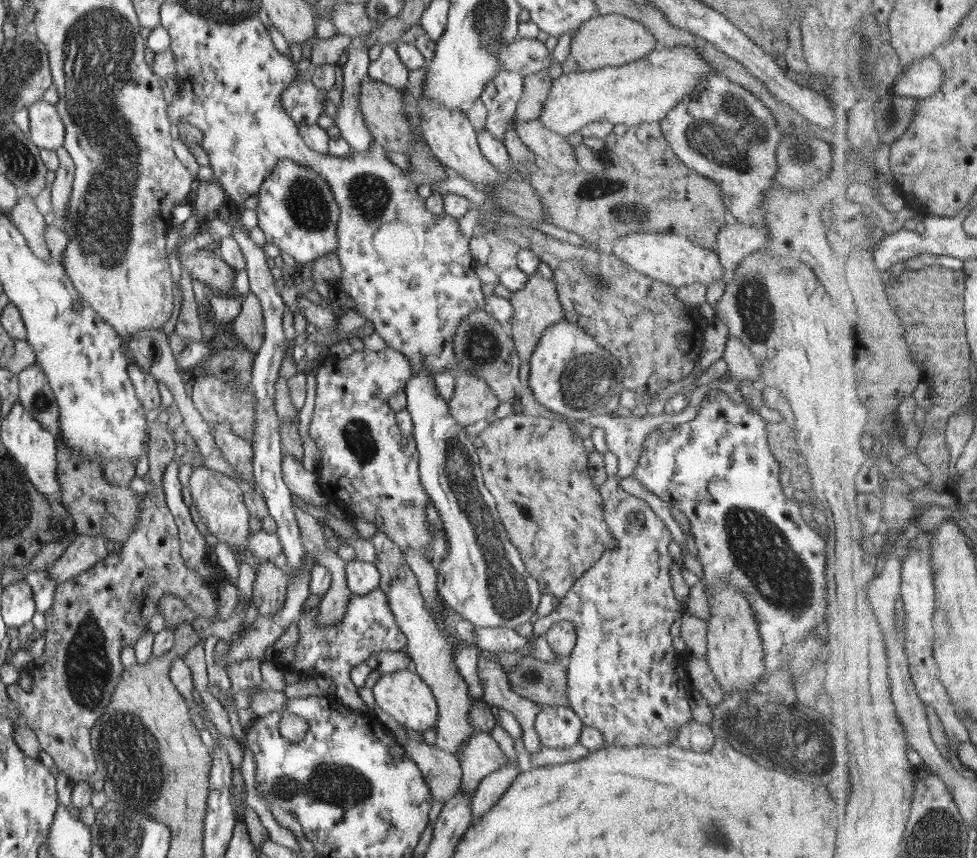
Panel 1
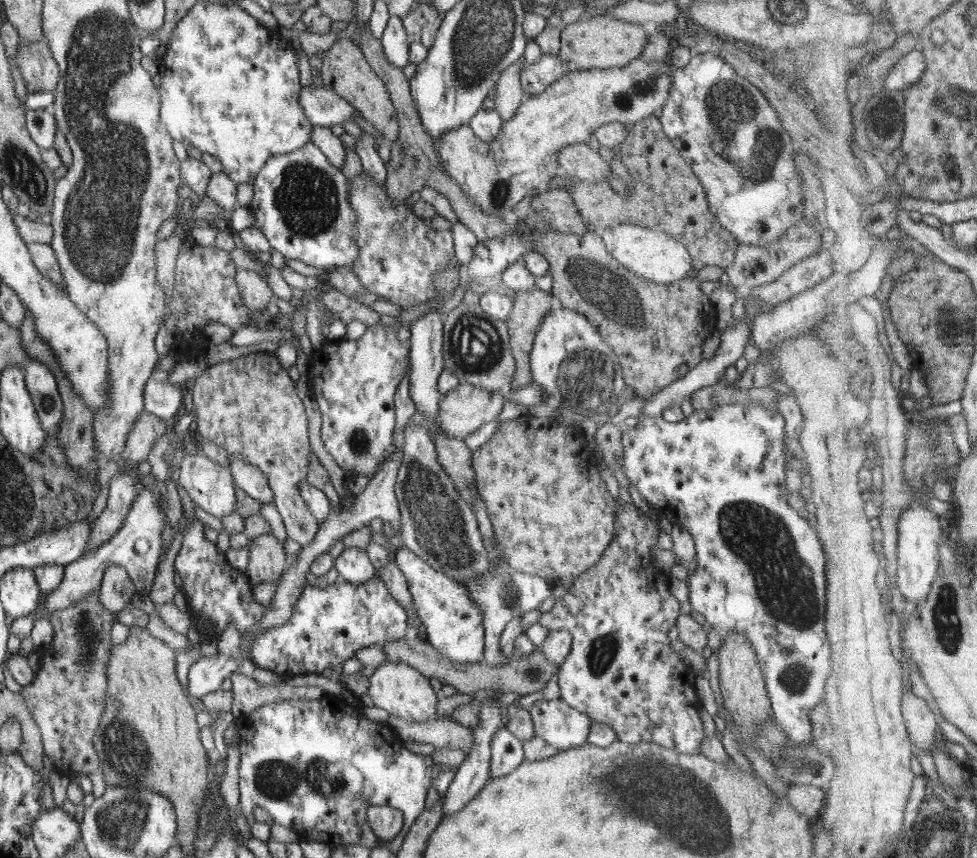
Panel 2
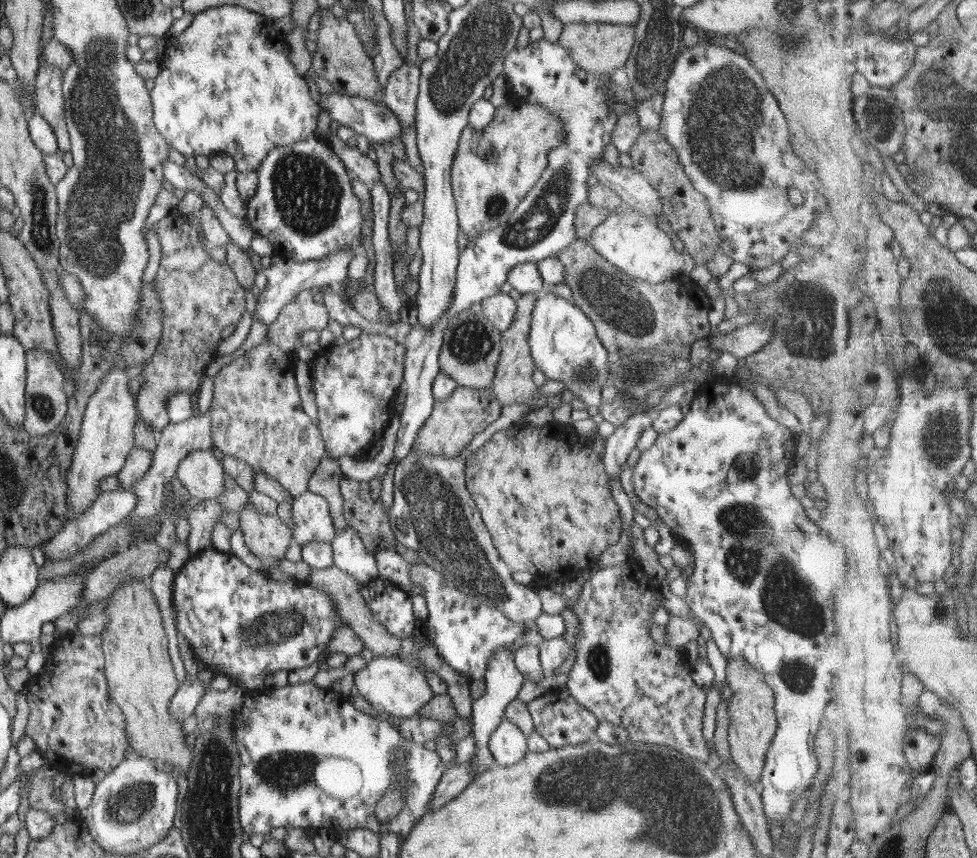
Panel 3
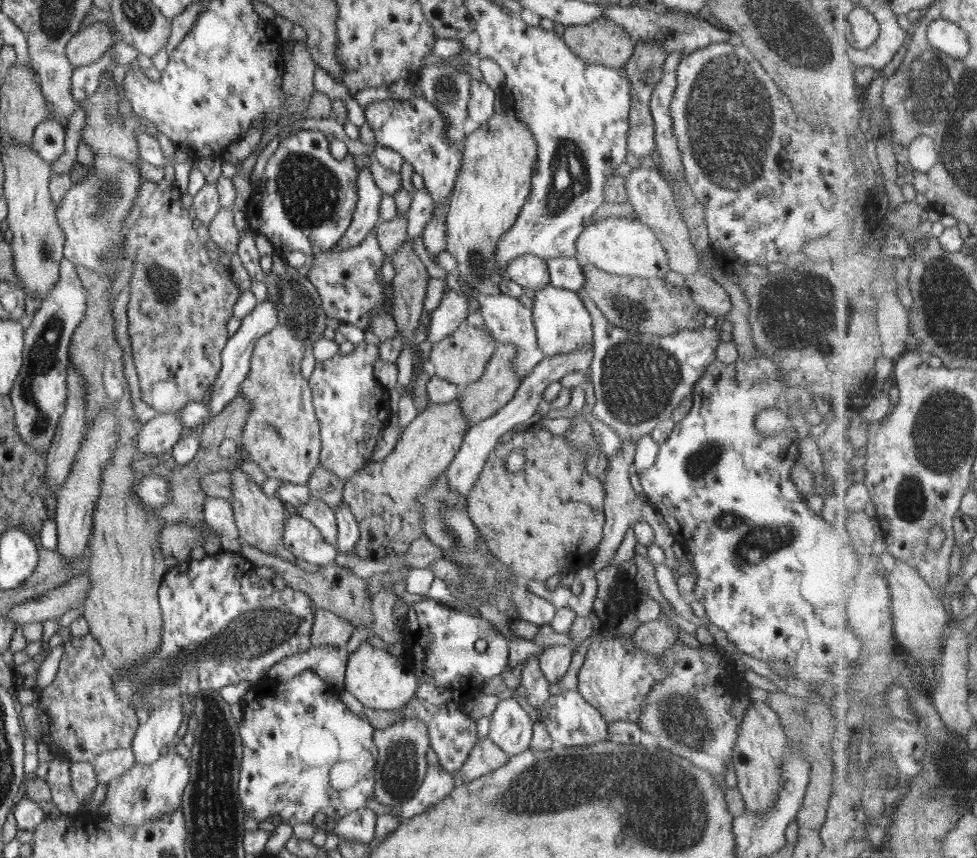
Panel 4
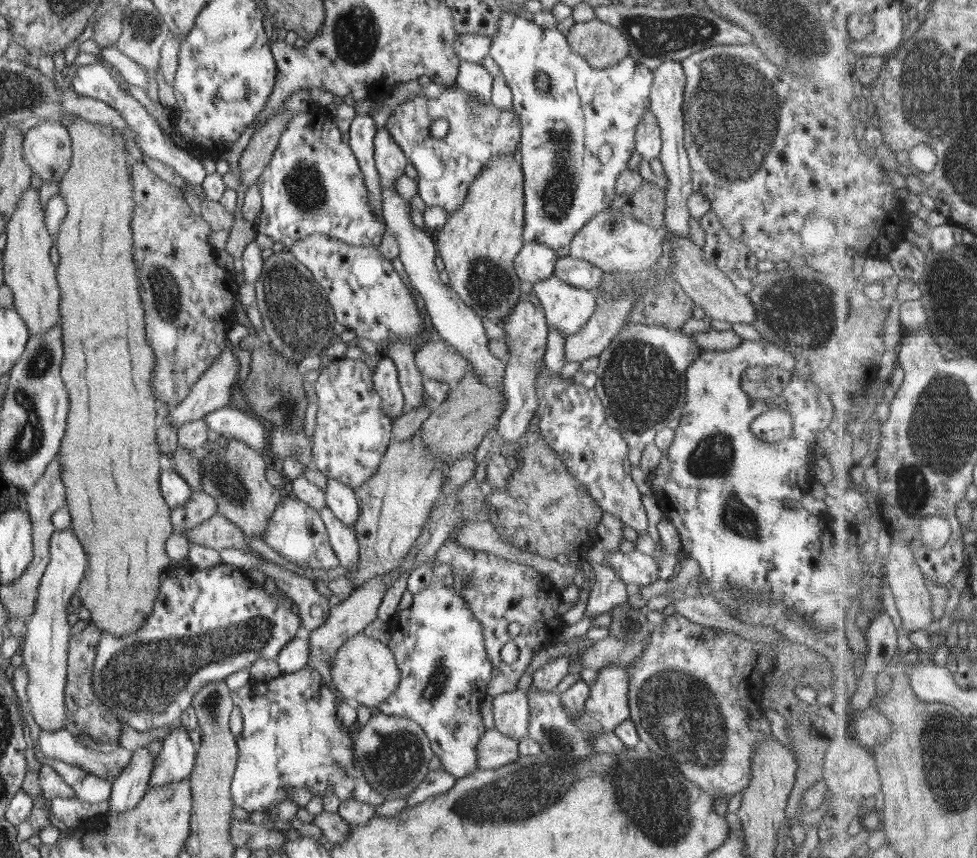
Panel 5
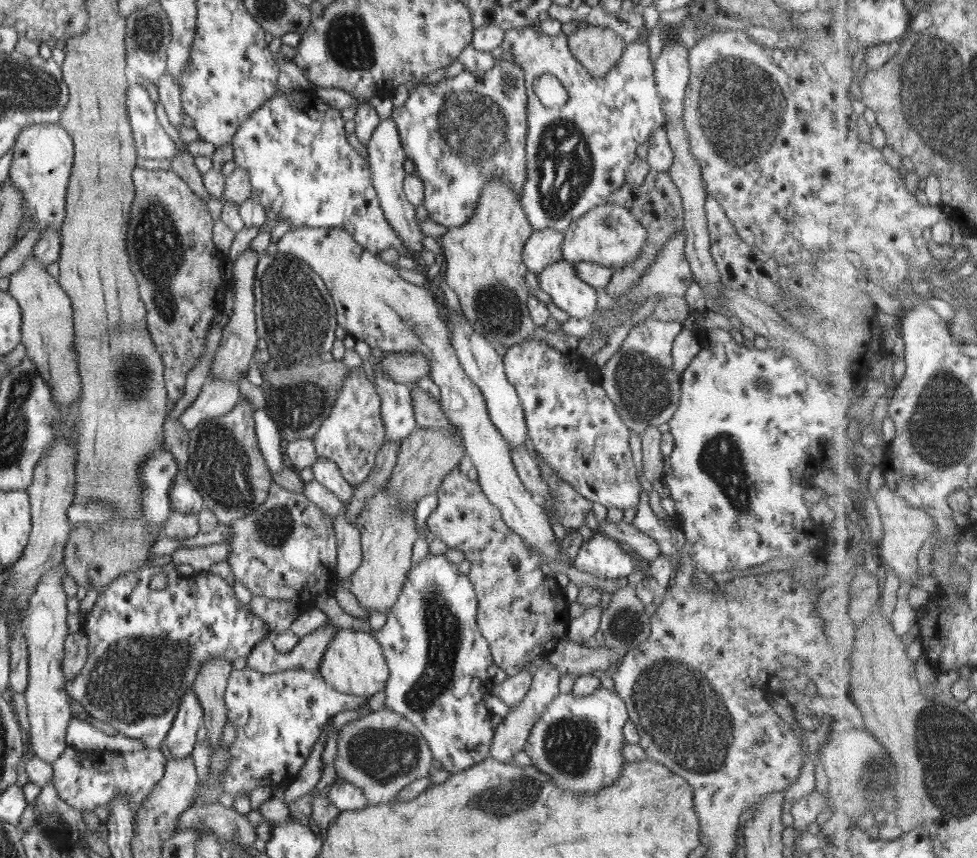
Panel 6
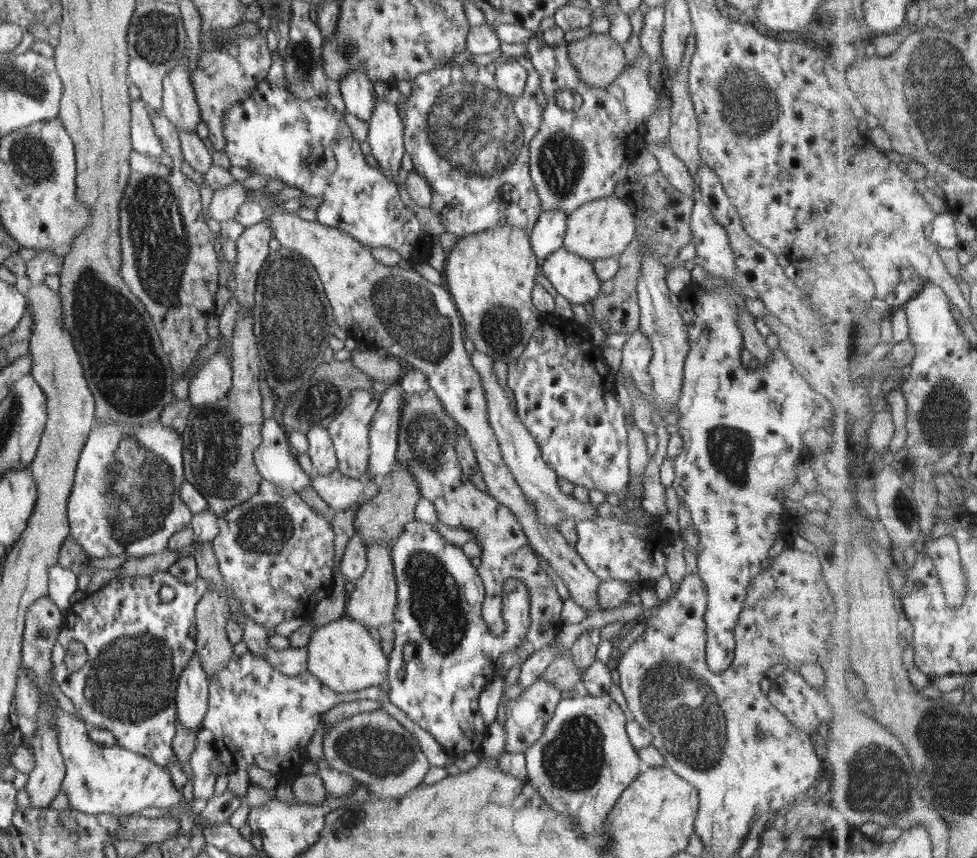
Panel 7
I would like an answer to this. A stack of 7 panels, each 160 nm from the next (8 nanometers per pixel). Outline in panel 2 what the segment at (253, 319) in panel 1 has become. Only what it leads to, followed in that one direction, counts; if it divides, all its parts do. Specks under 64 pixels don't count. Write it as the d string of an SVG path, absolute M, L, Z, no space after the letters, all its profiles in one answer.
M238 267L235 281L245 305L252 313L266 310L266 304L274 298L273 290L255 271Z

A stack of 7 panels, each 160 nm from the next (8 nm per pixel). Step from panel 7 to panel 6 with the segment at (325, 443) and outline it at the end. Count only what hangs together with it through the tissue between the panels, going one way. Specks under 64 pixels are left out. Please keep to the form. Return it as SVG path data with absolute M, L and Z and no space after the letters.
M317 457L312 470L316 482L336 495L339 501L343 502L343 508L345 508L354 494L354 488L343 478L339 466L332 459Z

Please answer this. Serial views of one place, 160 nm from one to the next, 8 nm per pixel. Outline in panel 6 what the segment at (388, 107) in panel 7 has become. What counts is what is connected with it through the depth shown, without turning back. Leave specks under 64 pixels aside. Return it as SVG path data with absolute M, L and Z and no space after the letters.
M392 117L381 120L372 133L368 149L368 164L372 175L372 184L385 214L386 220L400 235L403 245L409 250L409 256L416 262L417 256L424 250L422 240L424 234L416 225L416 207L406 198L403 182L407 176L404 172L404 162L407 156L400 142L400 135Z

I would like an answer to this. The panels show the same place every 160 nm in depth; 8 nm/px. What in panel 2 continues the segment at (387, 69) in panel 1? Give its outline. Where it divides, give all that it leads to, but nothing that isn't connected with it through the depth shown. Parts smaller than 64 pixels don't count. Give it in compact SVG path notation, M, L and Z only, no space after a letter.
M390 16L381 36L385 57L389 63L403 69L409 63L409 40L403 20L398 16Z

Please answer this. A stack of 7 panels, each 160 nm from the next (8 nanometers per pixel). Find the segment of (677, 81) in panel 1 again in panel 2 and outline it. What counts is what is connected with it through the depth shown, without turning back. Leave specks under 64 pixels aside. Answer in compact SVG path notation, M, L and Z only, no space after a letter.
M641 56L630 64L614 68L596 68L570 71L562 75L544 92L527 95L515 110L515 116L501 124L494 142L486 144L469 127L463 124L449 130L438 141L437 154L447 173L458 183L463 193L475 202L477 207L490 216L512 217L512 210L520 200L560 171L559 154L569 145L583 145L595 130L607 122L637 123L650 115L658 115L664 106L672 86L671 74L674 68L669 61L646 62Z

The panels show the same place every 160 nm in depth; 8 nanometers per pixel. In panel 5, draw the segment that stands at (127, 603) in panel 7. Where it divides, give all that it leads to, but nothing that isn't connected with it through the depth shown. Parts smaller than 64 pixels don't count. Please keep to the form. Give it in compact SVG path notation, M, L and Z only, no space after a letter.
M219 563L213 567L198 569L193 565L182 565L178 567L168 566L164 570L164 575L155 596L151 615L148 615L146 622L140 626L140 630L134 631L125 637L112 637L110 633L102 631L100 642L98 642L97 651L93 660L93 669L91 672L92 690L94 694L110 708L109 713L126 722L138 732L146 732L150 728L168 728L170 724L178 724L180 715L185 712L193 701L196 694L204 685L214 681L224 681L225 678L233 672L243 670L246 666L250 666L257 658L265 658L276 660L281 648L296 637L296 631L303 625L298 614L291 610L291 598L283 591L266 592L263 585L258 585L252 581L239 566L233 564Z

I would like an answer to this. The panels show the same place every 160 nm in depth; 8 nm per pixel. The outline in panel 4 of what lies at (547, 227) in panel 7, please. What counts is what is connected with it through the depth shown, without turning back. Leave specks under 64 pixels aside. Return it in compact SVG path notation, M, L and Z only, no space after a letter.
M525 254L510 261L506 271L510 280L524 288L537 291L549 284L547 261L533 254Z

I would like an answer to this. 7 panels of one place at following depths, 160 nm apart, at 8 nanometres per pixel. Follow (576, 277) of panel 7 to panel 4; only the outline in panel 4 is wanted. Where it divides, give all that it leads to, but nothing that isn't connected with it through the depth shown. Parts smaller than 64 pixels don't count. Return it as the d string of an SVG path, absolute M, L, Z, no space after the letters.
M550 284L535 291L533 321L538 338L538 348L544 357L578 352L582 348L594 348L593 322L577 291L564 290Z

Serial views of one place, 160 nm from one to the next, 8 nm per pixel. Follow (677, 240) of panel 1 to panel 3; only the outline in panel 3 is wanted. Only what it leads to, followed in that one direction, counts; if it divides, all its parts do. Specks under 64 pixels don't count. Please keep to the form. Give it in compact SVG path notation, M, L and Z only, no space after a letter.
M607 215L586 238L595 251L602 258L630 277L639 278L640 281L651 282L652 284L663 284L665 281L676 278L684 278L693 267L693 258L684 252L677 252L666 232L662 231L652 220L642 220L636 226L624 226L618 222L616 216Z

